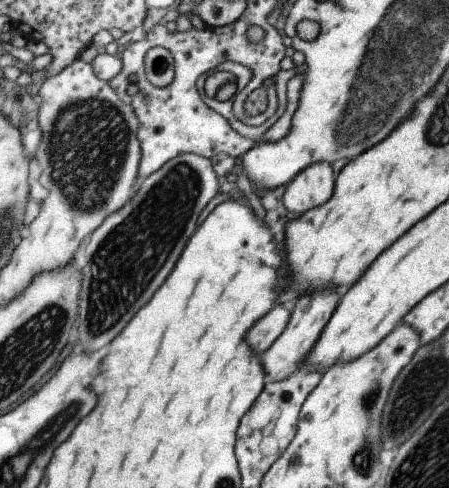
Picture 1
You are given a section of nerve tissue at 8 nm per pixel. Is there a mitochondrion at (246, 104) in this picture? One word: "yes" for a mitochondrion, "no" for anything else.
yes

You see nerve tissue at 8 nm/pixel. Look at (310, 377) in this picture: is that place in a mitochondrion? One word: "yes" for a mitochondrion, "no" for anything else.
no

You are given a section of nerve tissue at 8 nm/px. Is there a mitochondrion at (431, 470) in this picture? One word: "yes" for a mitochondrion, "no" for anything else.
yes

